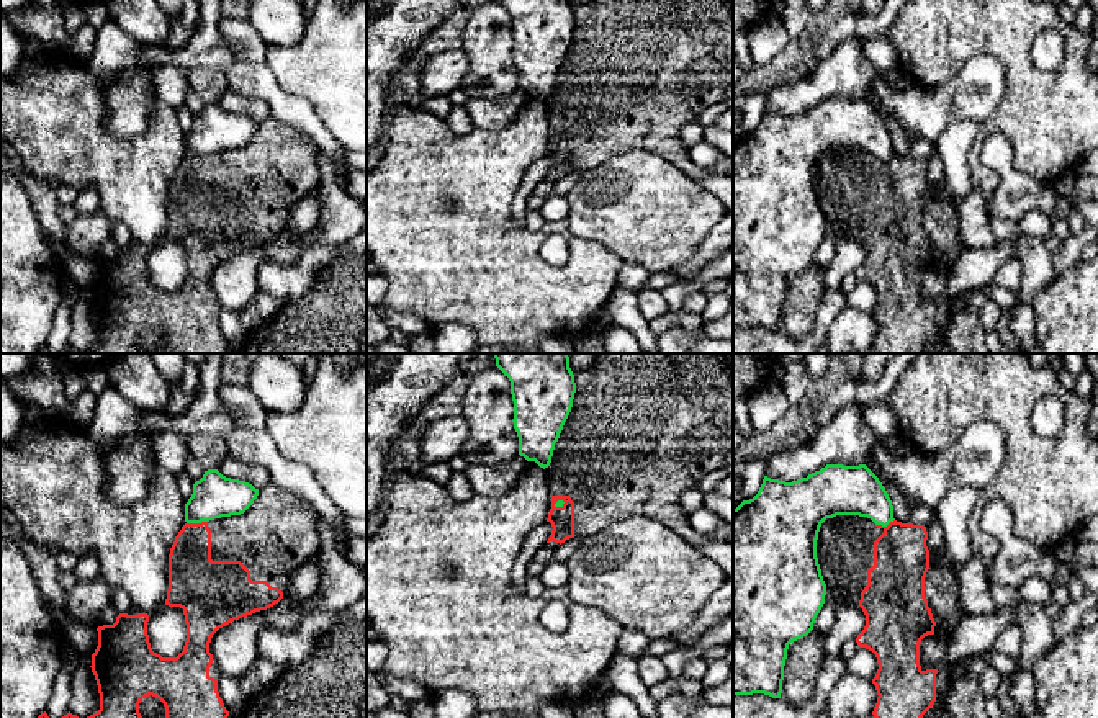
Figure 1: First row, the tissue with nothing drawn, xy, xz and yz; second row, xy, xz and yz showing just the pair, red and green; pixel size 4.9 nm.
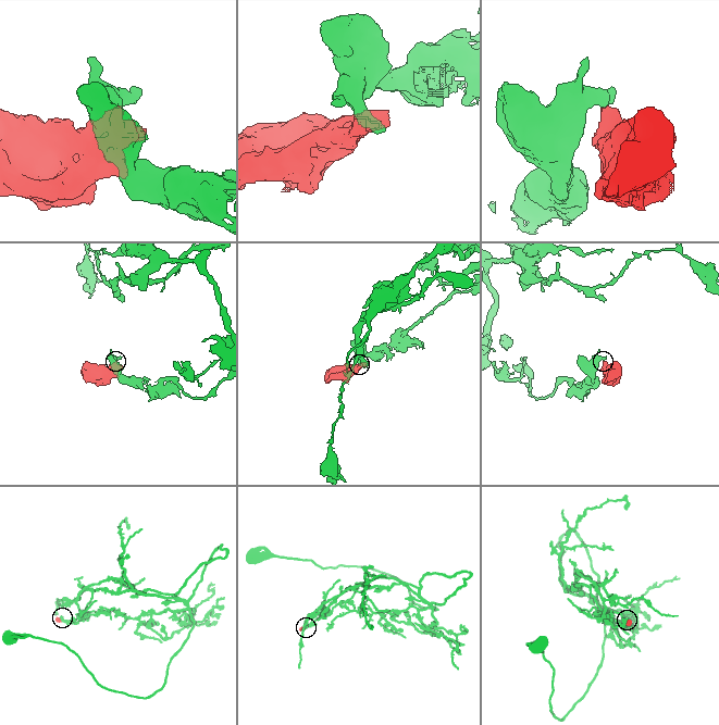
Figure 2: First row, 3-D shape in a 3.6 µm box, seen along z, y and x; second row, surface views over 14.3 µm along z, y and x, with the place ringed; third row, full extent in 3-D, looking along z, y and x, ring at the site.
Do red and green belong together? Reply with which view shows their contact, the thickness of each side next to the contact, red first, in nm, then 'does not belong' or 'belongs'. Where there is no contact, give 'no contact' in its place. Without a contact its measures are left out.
xy | 240/220 nm | does not belong

